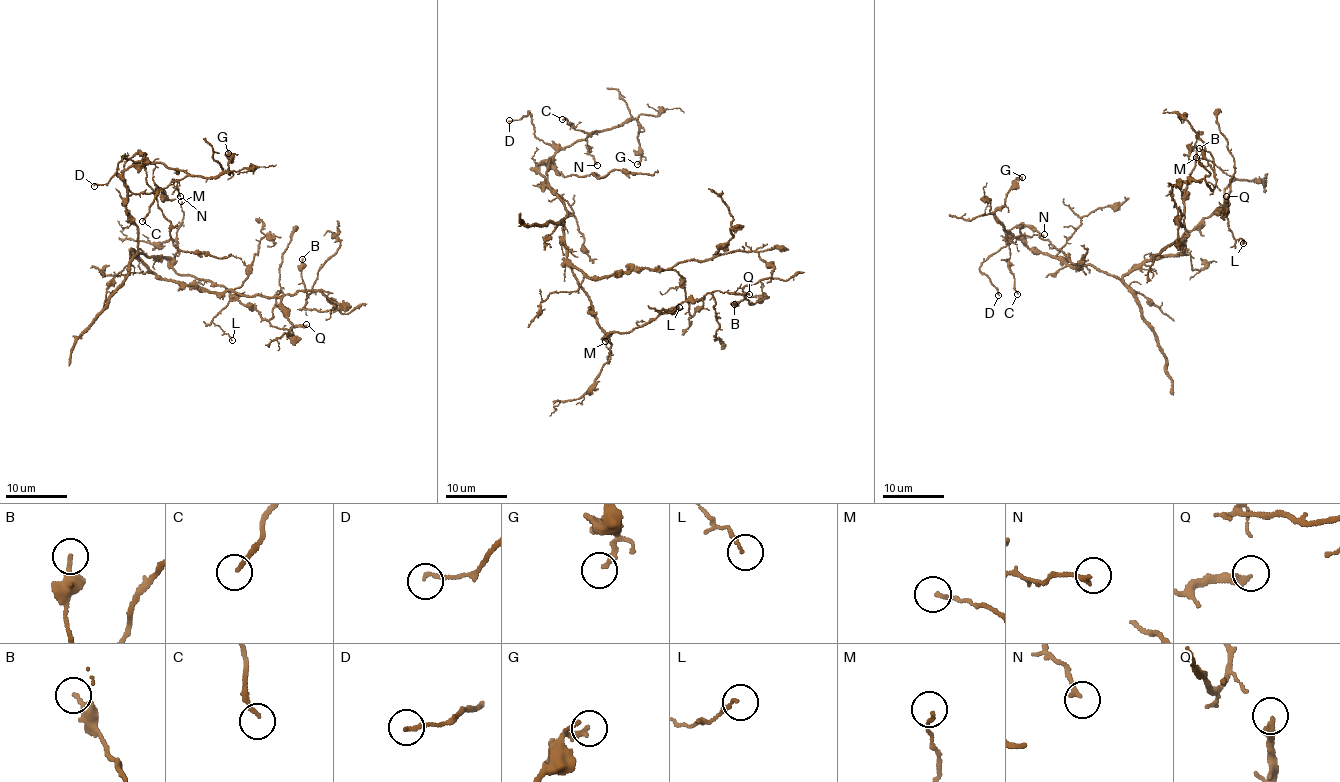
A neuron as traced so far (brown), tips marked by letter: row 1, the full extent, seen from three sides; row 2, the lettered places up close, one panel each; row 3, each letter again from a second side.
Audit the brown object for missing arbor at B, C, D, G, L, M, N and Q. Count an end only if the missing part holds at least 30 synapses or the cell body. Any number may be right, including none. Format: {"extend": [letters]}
{"extend": []}

